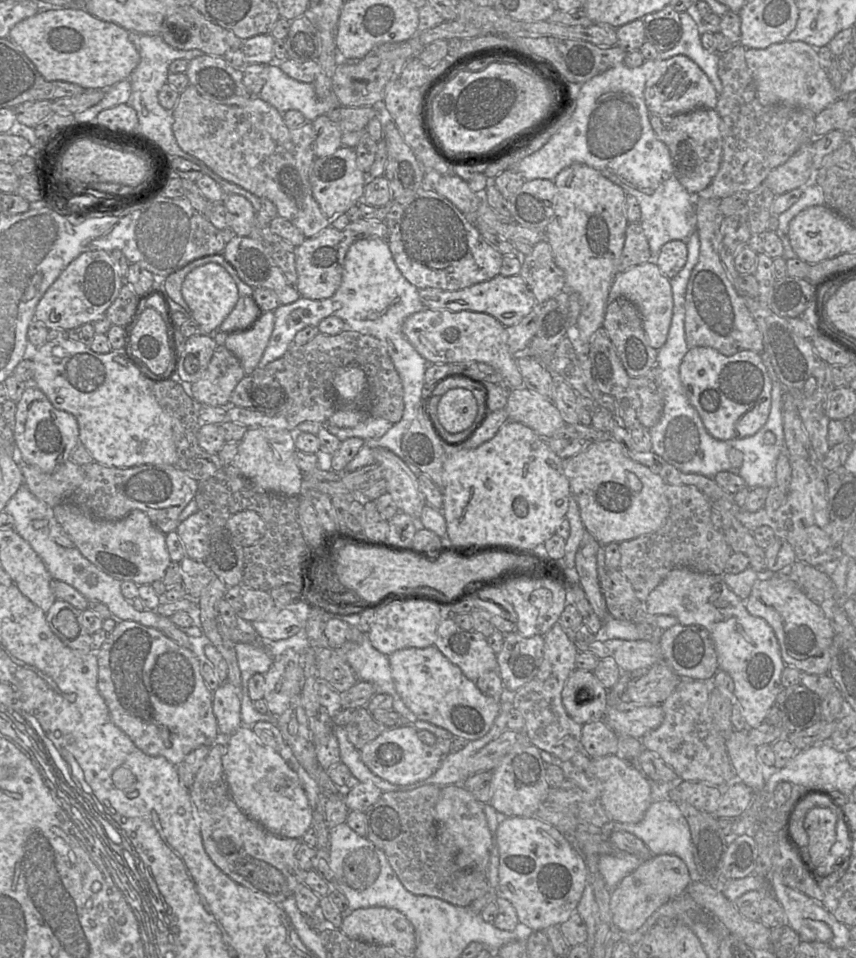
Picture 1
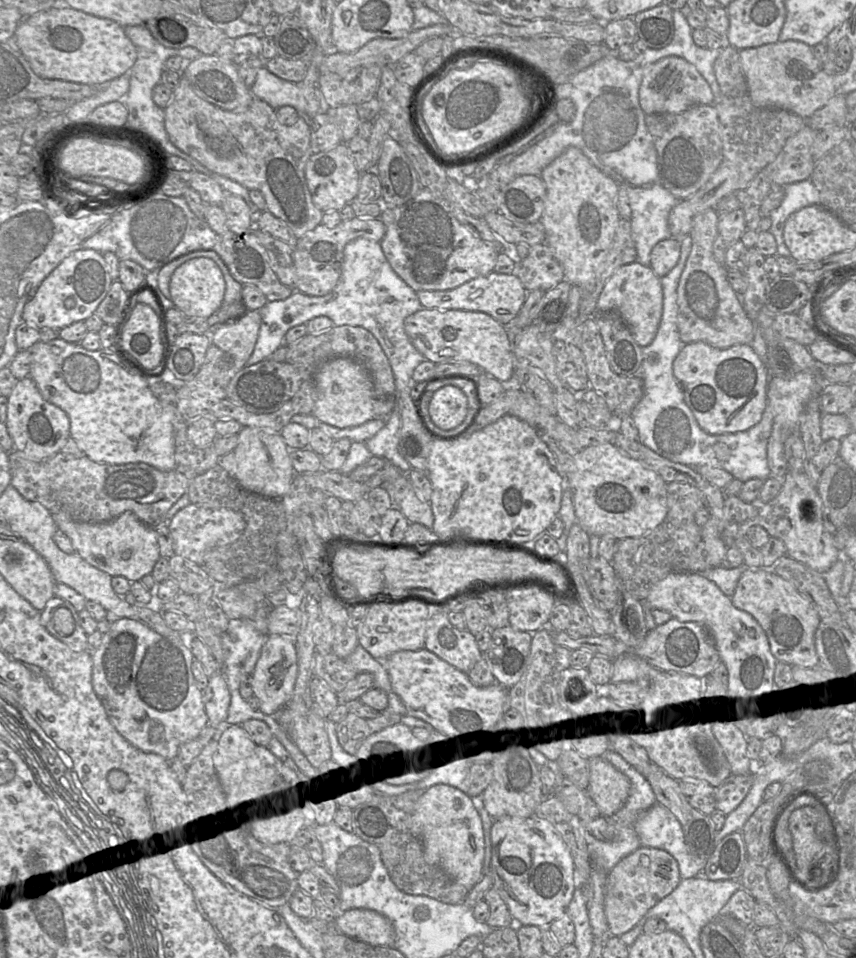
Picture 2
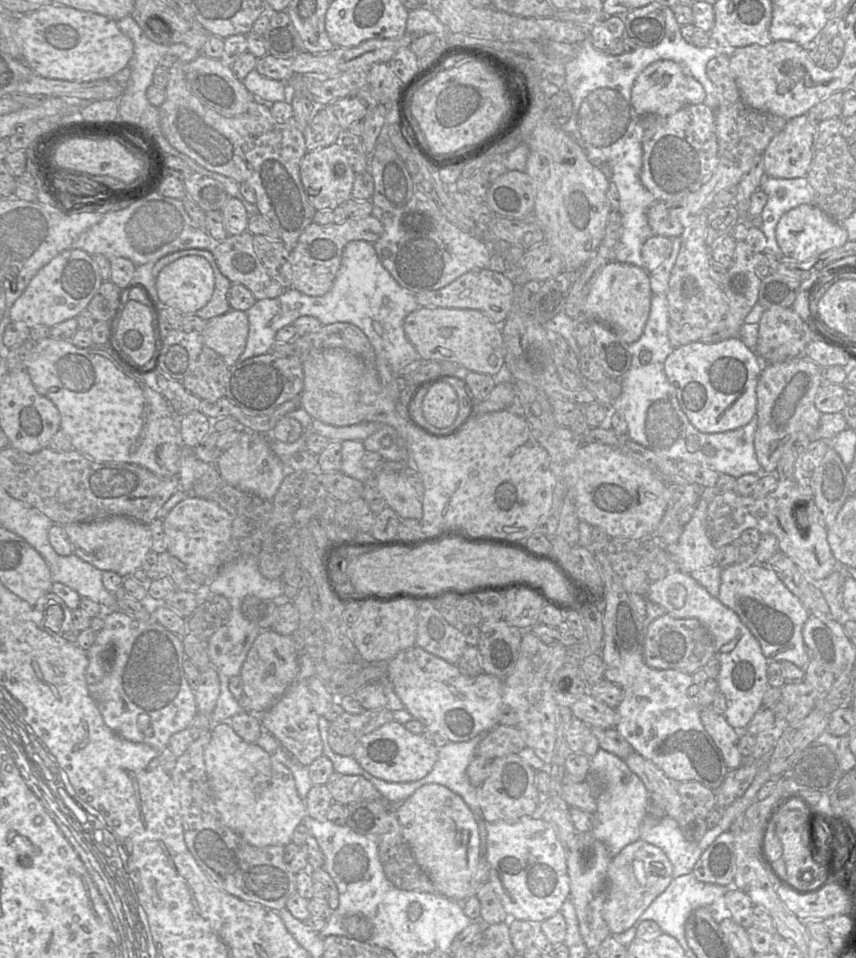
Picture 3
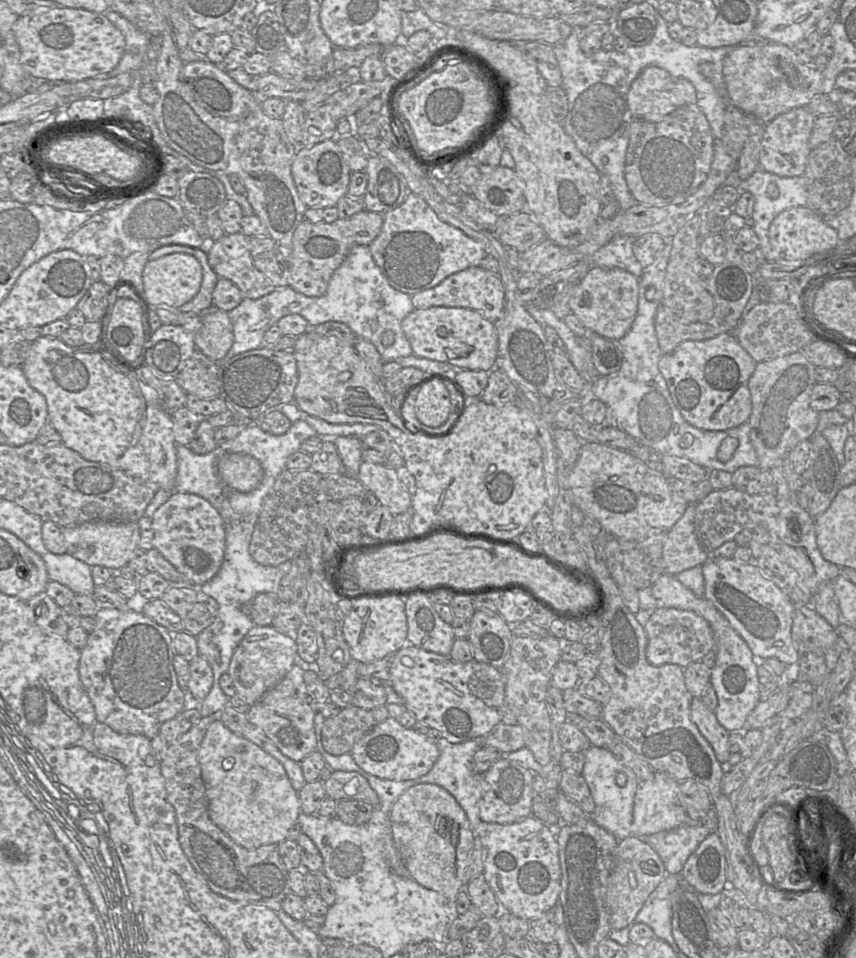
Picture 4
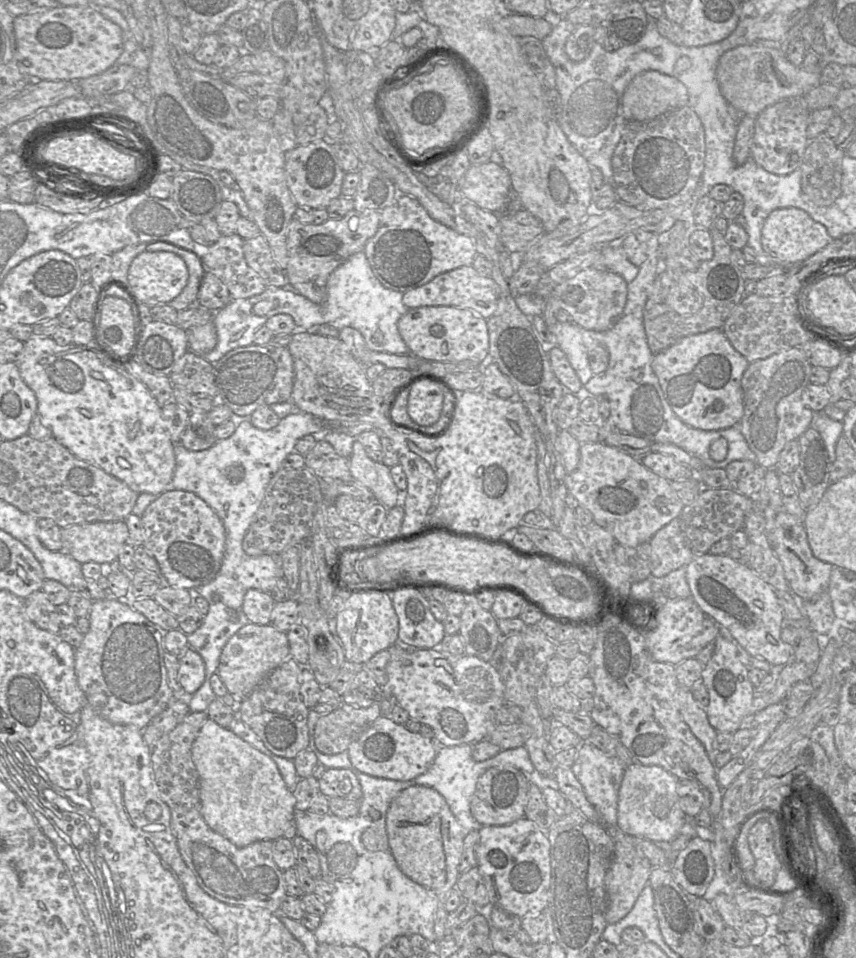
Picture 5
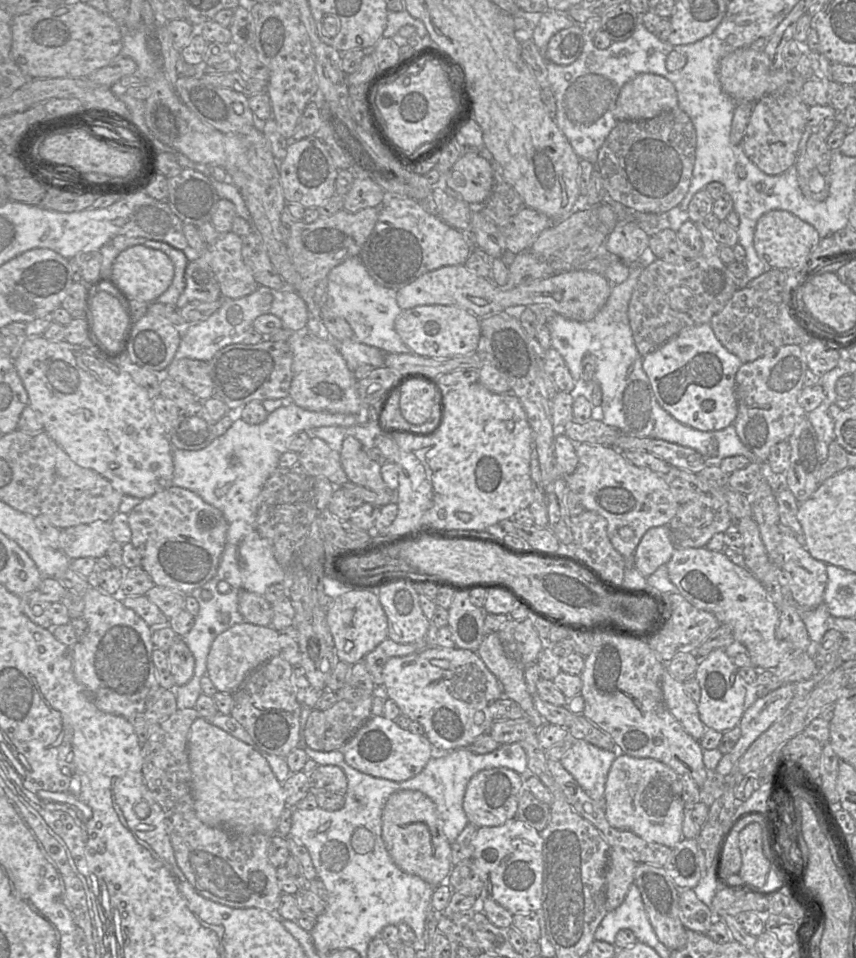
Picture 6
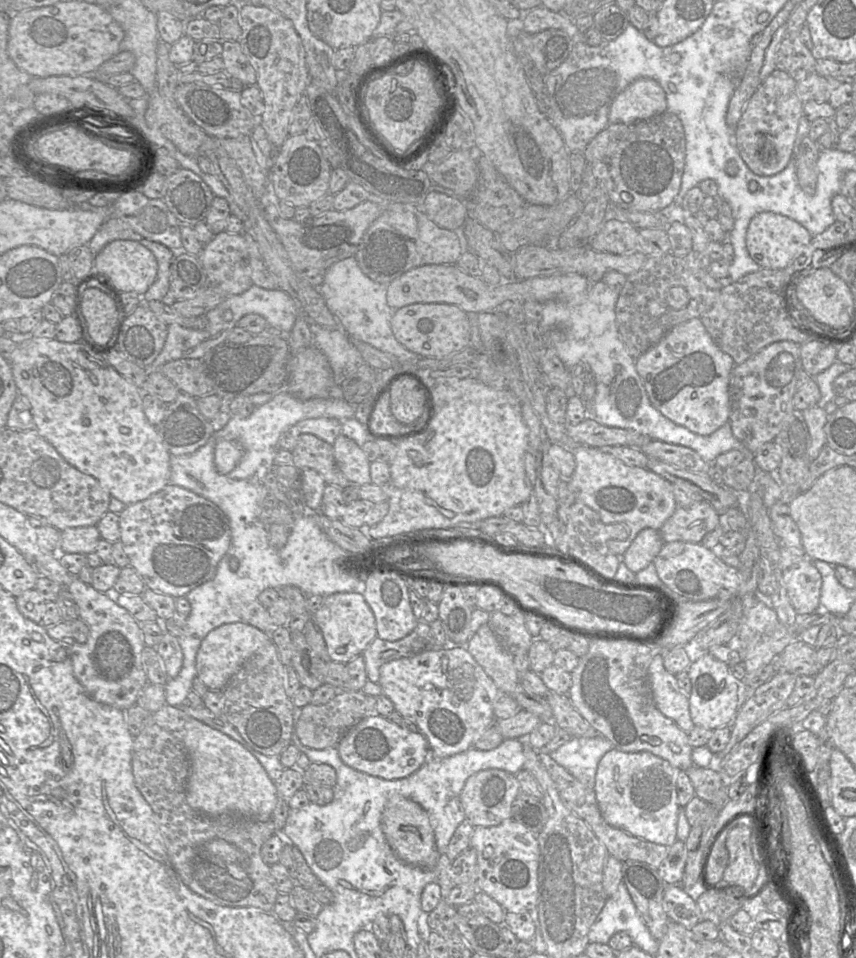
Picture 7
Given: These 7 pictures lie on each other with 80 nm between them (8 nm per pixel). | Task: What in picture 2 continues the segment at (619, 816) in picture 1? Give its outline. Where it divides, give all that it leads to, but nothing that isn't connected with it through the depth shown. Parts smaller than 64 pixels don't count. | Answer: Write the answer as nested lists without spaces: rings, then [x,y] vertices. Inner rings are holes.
[[[605,758],[590,759],[590,783],[587,792],[603,817],[612,817],[624,806],[630,787],[629,778]]]

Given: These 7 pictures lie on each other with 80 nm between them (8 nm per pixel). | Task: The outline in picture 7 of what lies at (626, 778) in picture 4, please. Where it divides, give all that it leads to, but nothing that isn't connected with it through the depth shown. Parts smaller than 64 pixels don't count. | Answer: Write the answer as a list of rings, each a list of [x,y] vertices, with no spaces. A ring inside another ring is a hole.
[[[602,735],[593,738],[572,737],[549,755],[577,780],[593,789],[598,764],[613,748],[614,745]]]

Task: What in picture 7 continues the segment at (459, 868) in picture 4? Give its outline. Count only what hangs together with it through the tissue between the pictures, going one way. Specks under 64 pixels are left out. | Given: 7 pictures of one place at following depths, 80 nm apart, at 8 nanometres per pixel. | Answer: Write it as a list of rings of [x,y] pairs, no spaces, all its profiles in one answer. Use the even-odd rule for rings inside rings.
[[[393,795],[382,812],[381,827],[387,843],[400,861],[425,869],[435,868],[441,854],[435,844],[429,816],[418,803],[401,795]]]

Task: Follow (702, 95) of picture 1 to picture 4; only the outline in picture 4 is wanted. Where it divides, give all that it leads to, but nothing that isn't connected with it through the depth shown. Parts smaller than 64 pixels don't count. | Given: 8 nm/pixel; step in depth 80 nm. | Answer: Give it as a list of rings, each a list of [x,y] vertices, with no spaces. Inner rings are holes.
[[[658,66],[644,68],[632,82],[627,95],[628,108],[634,119],[657,122],[680,107],[696,105],[697,94],[692,83],[684,78],[672,76]]]

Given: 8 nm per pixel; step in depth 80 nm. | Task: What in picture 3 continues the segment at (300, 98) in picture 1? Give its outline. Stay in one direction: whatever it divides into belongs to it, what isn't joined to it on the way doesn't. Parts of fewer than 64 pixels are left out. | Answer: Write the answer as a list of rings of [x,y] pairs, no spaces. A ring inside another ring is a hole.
[[[253,70],[245,77],[243,84],[255,99],[266,104],[275,102],[289,102],[291,104],[293,88],[286,82],[267,78]]]

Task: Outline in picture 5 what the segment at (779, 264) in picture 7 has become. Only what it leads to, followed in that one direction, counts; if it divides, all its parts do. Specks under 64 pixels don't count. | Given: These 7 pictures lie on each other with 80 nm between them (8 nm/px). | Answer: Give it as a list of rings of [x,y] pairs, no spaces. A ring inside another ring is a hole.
[[[798,208],[774,210],[766,218],[761,230],[761,245],[776,264],[801,263],[824,248],[831,240],[824,225],[814,221],[807,212]]]

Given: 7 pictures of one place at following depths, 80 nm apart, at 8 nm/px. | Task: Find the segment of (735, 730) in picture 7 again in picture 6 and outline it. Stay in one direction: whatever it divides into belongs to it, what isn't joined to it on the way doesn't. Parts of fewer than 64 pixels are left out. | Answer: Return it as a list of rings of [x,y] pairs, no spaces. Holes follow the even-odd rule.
[[[785,684],[757,698],[746,709],[738,724],[740,739],[730,752],[723,754],[715,769],[720,775],[730,776],[750,745],[787,711],[794,696],[794,685]]]

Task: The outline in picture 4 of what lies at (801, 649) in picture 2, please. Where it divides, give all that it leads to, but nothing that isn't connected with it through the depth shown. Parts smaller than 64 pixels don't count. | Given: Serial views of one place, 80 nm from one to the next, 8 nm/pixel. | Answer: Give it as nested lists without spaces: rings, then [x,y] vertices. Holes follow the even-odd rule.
[[[710,557],[702,565],[702,571],[705,582],[704,597],[727,618],[731,626],[745,640],[754,657],[758,660],[776,658],[788,665],[798,662],[798,652],[793,644],[791,633],[795,605],[758,566],[754,563],[739,562],[734,558]]]

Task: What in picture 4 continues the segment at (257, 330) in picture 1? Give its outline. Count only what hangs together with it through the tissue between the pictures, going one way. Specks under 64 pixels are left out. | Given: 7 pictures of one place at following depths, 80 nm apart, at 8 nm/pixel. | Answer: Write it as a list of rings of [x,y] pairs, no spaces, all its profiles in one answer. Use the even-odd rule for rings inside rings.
[[[211,307],[206,314],[198,314],[202,319],[201,328],[194,333],[194,342],[196,350],[203,353],[205,356],[213,361],[220,361],[229,353],[233,342],[233,324],[228,316],[228,313],[223,310]]]

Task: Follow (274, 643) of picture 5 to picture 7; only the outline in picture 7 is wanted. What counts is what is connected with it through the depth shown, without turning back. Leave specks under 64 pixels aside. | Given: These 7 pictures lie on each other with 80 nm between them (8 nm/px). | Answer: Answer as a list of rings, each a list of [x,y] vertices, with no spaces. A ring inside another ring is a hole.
[[[247,623],[224,624],[210,631],[202,640],[195,658],[196,678],[210,690],[220,691],[240,667],[269,642],[271,642],[270,633]]]

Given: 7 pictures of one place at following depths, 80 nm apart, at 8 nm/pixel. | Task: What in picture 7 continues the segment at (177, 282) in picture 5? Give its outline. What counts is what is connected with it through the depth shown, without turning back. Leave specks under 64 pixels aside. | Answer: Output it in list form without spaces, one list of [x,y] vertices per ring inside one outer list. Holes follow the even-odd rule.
[[[115,240],[95,255],[94,270],[104,273],[121,292],[142,296],[154,283],[158,264],[139,242]]]

